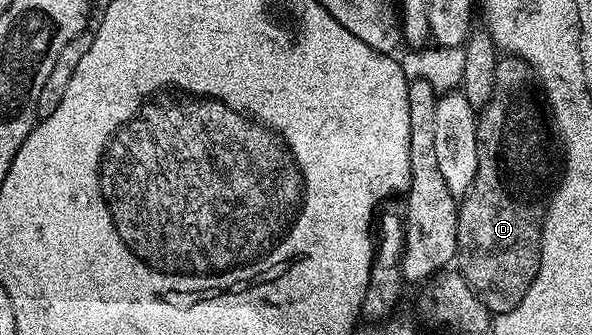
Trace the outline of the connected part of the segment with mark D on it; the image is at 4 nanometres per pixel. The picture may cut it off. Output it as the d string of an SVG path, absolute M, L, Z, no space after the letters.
M502 56L495 67L495 91L477 118L479 167L475 171L475 183L471 183L457 207L455 258L456 268L493 315L519 307L539 271L543 223L563 172L563 146L549 118L550 113L547 94L534 69L521 57Z

